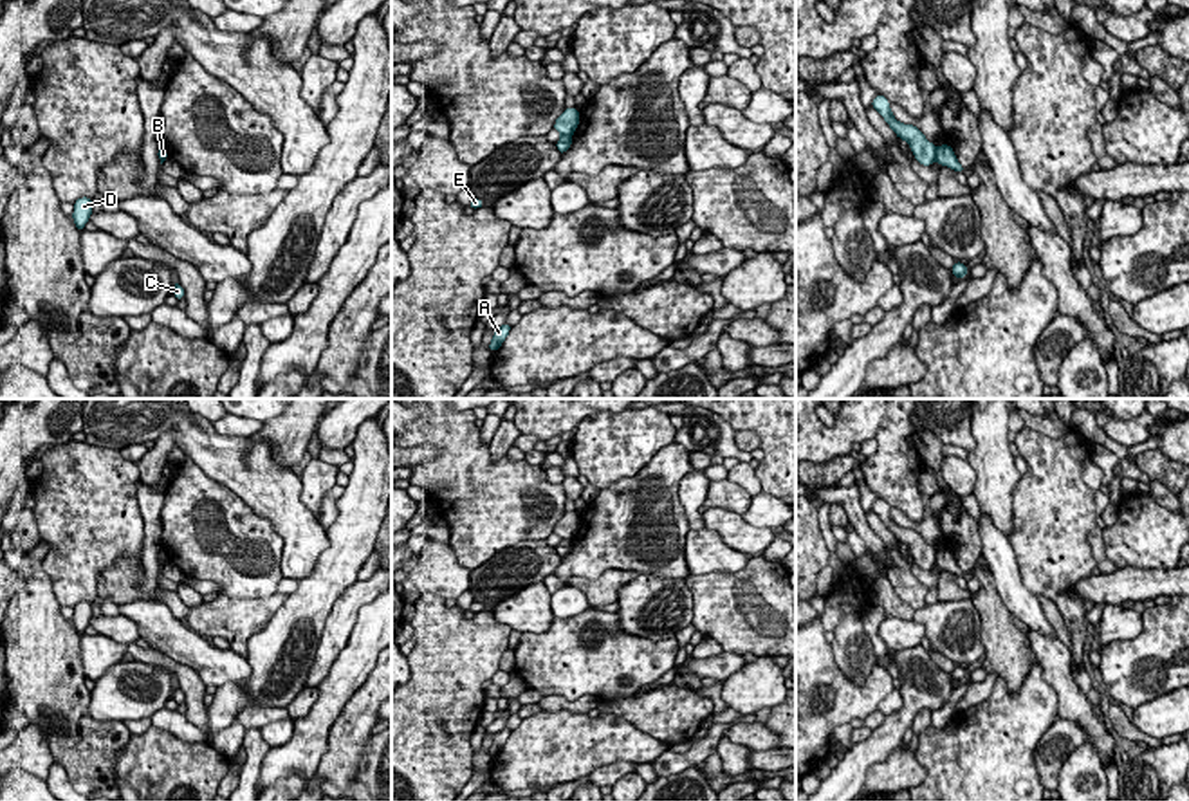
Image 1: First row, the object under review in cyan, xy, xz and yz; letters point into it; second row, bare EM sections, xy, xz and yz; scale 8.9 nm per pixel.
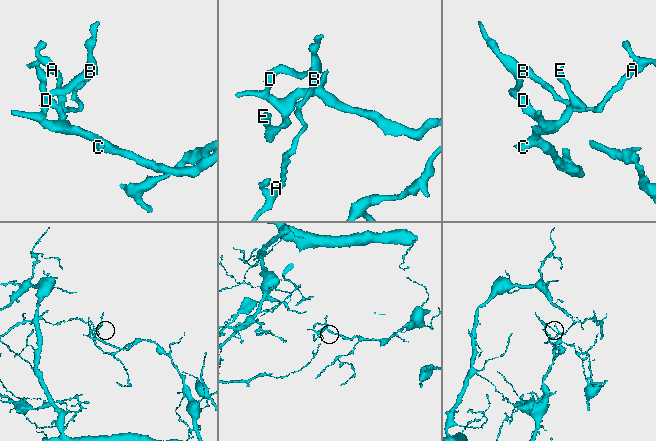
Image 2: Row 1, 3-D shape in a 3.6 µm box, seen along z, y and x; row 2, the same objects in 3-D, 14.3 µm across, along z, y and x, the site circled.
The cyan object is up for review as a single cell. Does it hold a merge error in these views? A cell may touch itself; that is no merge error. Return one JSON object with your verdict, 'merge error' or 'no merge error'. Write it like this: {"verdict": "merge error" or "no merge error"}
{"verdict": "merge error"}

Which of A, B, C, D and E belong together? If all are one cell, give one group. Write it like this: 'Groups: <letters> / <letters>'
Groups: A B / C D E

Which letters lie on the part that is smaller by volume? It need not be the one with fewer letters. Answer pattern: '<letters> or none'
A, B

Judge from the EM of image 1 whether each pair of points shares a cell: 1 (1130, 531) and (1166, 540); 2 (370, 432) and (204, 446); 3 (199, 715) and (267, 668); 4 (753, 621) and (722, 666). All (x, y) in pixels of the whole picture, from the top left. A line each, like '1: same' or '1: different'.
1: same
2: different
3: different
4: different

